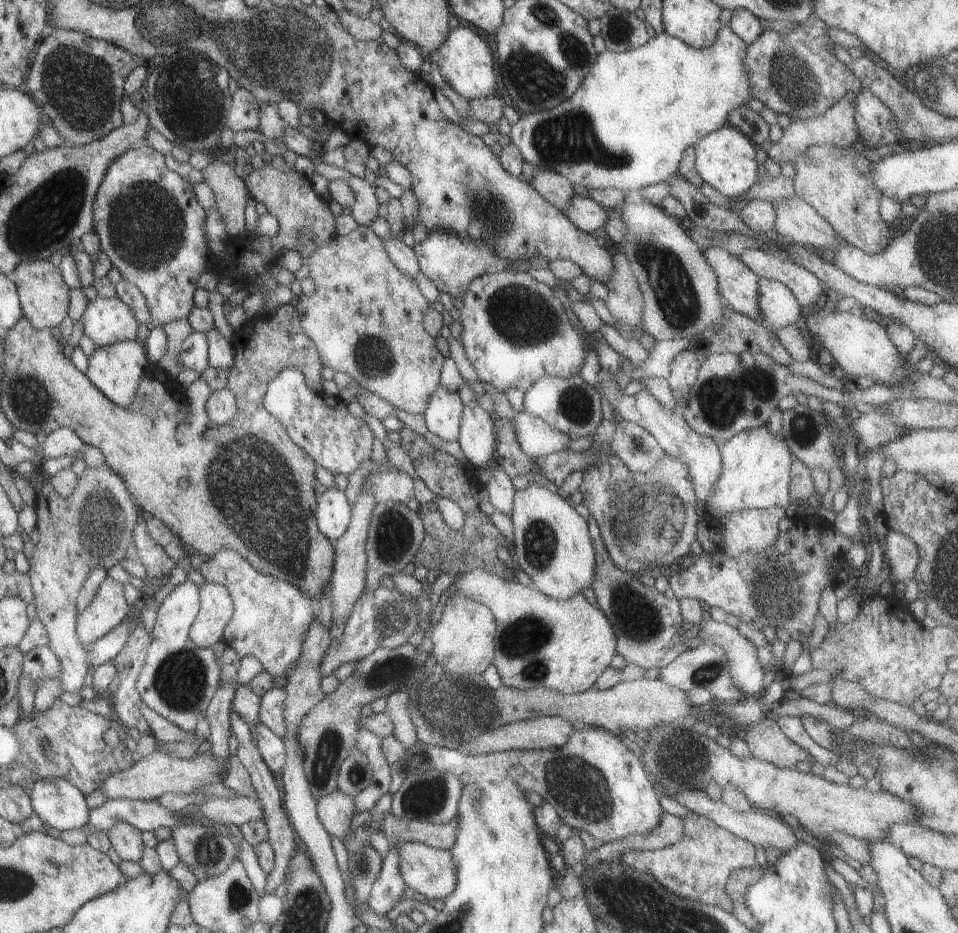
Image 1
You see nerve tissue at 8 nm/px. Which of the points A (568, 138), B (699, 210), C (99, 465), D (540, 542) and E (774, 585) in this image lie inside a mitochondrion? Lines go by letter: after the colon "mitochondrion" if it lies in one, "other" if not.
A: mitochondrion
B: other
C: other
D: mitochondrion
E: mitochondrion

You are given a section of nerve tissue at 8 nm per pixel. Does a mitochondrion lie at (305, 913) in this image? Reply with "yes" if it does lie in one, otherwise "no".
yes

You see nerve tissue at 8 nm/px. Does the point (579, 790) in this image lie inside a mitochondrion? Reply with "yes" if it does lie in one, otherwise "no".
yes

